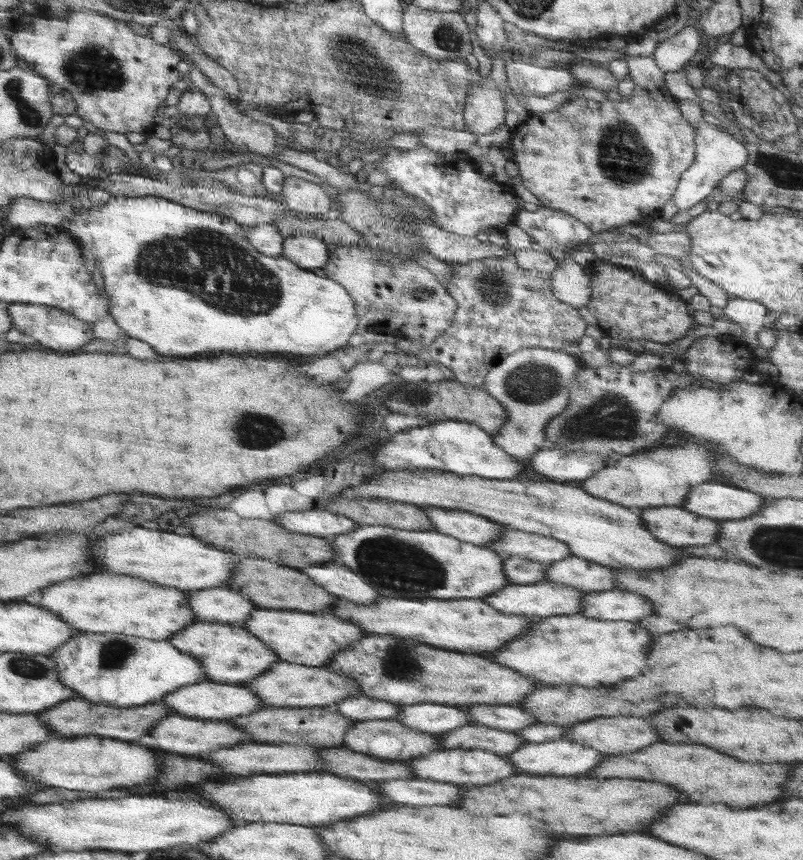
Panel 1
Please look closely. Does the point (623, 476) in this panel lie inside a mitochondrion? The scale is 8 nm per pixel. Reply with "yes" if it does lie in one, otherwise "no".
no

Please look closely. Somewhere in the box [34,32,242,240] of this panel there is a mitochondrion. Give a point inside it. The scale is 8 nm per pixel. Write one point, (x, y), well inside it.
(93, 69)

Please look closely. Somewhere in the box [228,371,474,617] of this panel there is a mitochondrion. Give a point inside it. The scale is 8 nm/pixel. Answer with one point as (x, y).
(393, 563)

